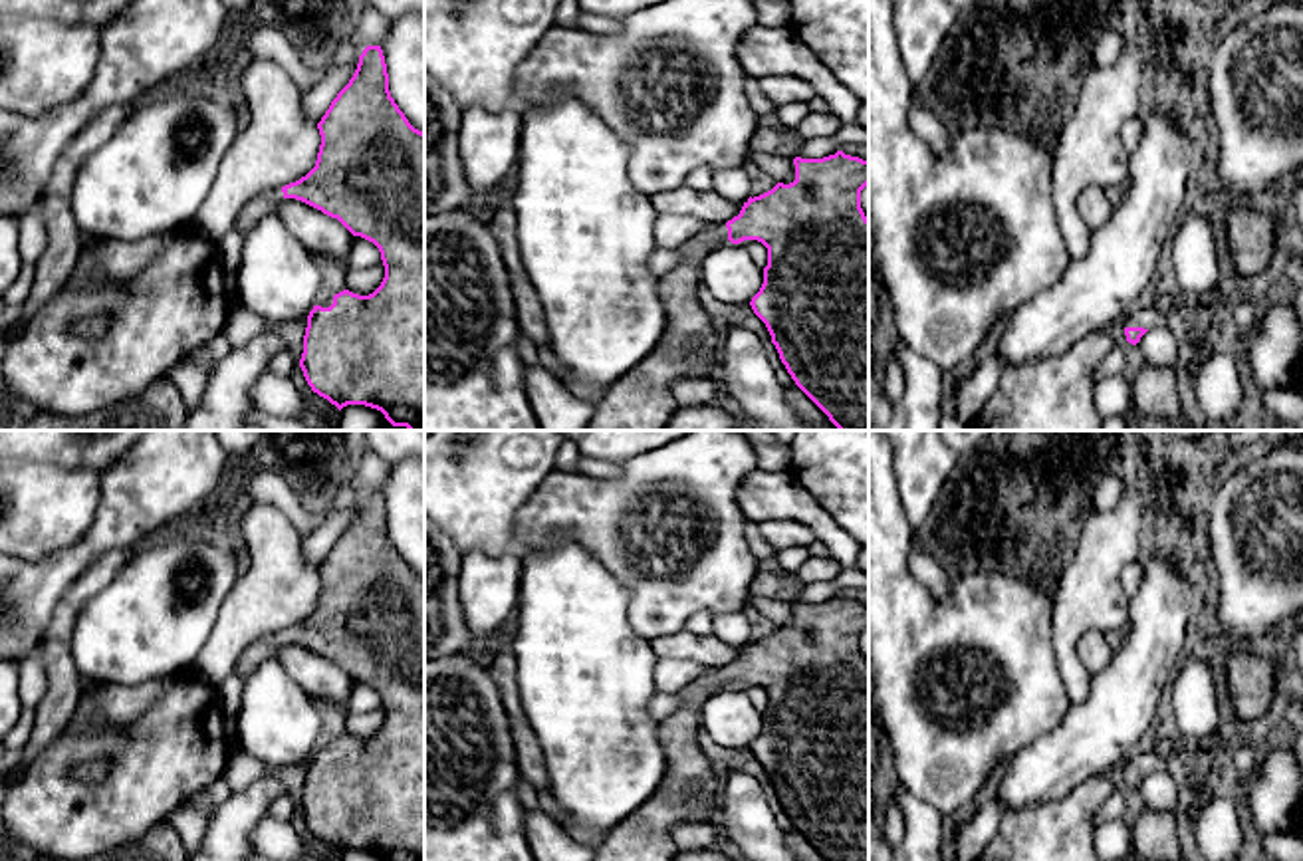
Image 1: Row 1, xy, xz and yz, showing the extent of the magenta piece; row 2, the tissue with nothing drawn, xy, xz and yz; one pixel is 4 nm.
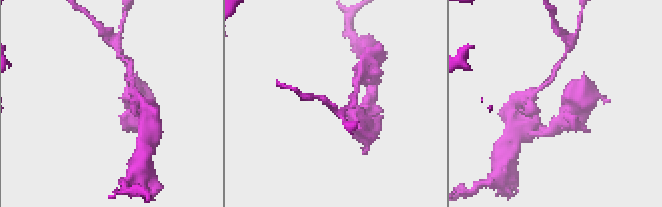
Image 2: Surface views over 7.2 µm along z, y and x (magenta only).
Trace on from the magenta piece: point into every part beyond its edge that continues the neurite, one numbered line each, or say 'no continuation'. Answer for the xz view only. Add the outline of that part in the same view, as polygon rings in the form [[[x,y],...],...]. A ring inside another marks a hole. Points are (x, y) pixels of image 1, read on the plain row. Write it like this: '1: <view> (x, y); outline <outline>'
1: xz (689, 792); outline [[[712,669],[678,692],[678,708],[658,722],[668,768],[662,784],[595,847],[593,861],[672,861],[676,823],[716,821],[722,780],[698,742],[702,704],[730,688],[726,669]]]

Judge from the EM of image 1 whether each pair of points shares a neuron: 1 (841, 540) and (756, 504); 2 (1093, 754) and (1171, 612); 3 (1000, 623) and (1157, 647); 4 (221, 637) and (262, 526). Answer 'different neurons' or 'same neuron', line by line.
1: same neuron
2: same neuron
3: different neurons
4: same neuron

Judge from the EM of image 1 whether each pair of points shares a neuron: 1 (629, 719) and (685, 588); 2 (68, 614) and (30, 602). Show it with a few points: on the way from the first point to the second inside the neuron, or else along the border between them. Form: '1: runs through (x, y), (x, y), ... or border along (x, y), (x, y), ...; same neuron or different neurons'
1: border along (631, 600), (631, 627), (649, 643); different neurons
2: border along (82, 572), (60, 600), (36, 651); different neurons

